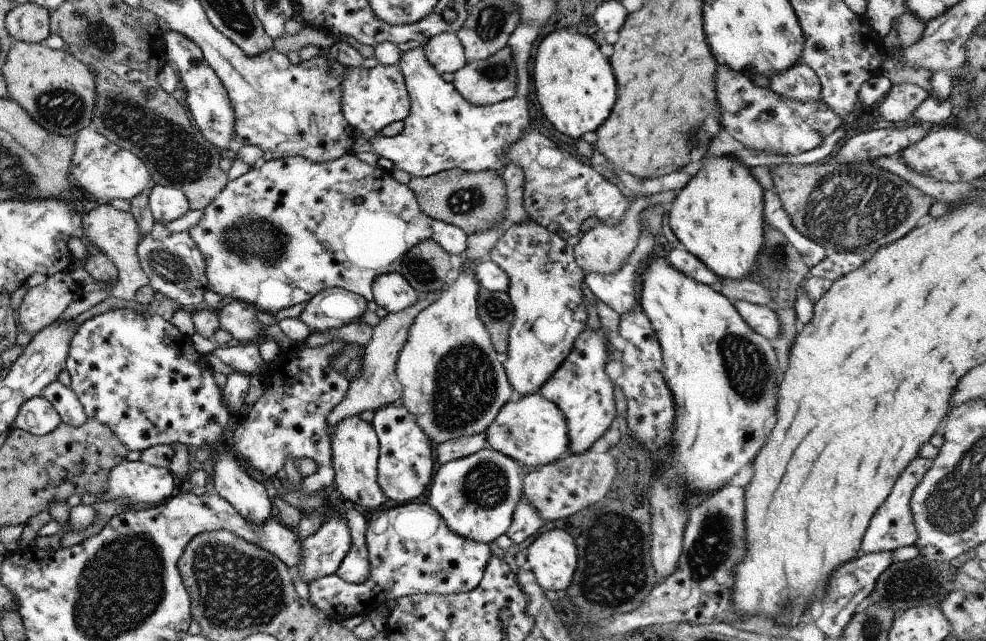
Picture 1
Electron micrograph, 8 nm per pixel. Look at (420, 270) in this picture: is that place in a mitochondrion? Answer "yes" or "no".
yes

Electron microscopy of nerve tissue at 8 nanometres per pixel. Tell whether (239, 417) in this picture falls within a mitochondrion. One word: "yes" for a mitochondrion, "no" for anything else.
no

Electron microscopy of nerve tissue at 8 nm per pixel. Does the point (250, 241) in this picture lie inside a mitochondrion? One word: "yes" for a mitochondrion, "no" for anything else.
yes

